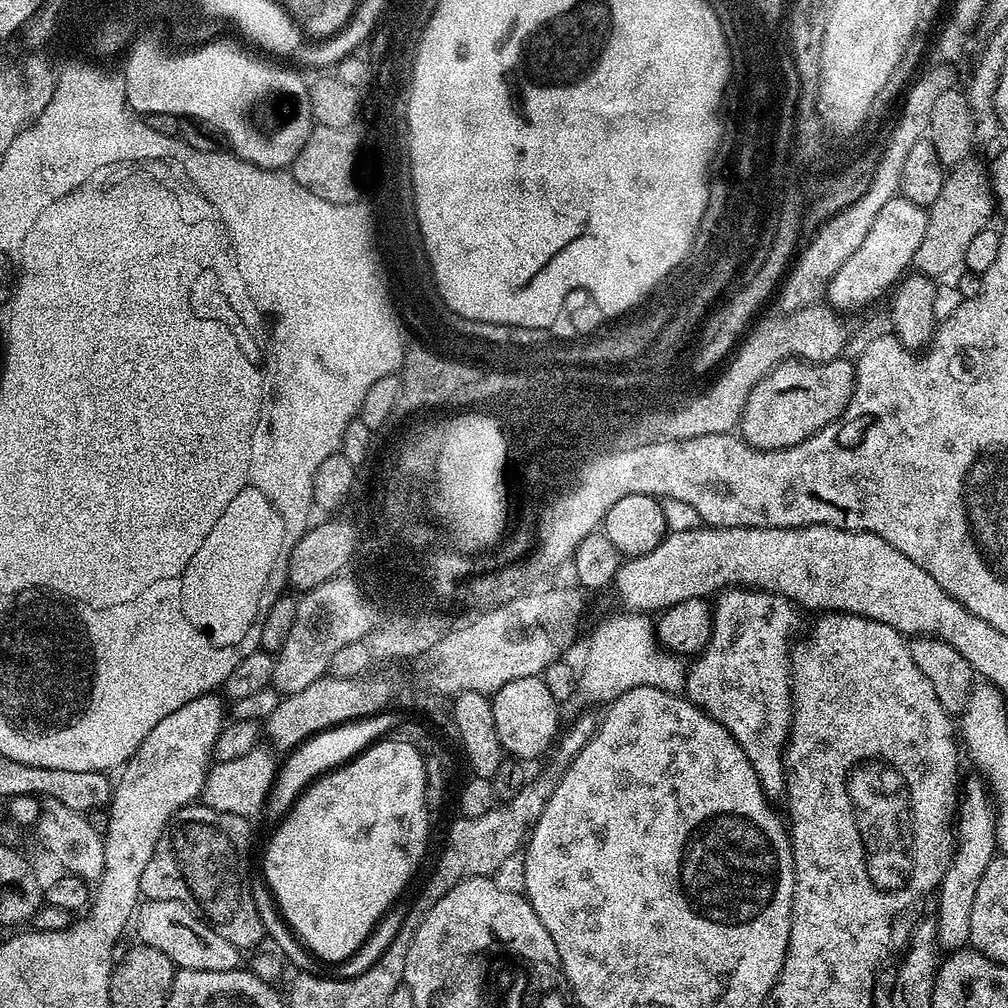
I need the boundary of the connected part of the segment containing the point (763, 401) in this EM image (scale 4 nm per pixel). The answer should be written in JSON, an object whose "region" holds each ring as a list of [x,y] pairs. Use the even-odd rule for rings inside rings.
{"region":[[[844,359],[825,364],[785,360],[767,372],[748,391],[746,406],[740,412],[738,432],[749,448],[760,448],[764,452],[792,448],[838,419],[850,402],[856,381],[853,361]]]}

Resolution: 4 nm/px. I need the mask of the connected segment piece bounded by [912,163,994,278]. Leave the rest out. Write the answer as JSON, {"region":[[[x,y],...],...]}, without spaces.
{"region":[[[969,163],[967,166],[956,166],[945,175],[944,185],[927,209],[928,225],[922,242],[912,259],[912,268],[921,276],[944,278],[951,268],[960,268],[964,262],[966,246],[978,230],[989,227],[988,220],[994,213],[994,197],[992,182],[987,171],[978,165]]]}

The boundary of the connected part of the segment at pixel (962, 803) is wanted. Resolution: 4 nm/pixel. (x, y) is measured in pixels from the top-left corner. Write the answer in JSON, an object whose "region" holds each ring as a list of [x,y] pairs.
{"region":[[[965,779],[962,791],[958,796],[956,810],[956,849],[952,852],[952,861],[942,878],[940,887],[935,893],[937,908],[934,913],[936,922],[936,940],[945,953],[960,951],[968,944],[970,938],[970,913],[974,910],[974,894],[978,894],[978,886],[997,855],[996,846],[996,810],[994,801],[983,781]]]}

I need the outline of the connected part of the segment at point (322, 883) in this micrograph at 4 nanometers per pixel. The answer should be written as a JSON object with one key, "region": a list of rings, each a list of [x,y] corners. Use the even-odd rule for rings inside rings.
{"region":[[[408,741],[404,744],[380,744],[380,748],[372,748],[372,752],[361,752],[353,756],[346,764],[323,775],[319,780],[312,781],[305,788],[304,793],[296,799],[296,805],[291,812],[275,825],[276,833],[268,840],[268,849],[264,852],[264,876],[275,899],[277,909],[284,917],[289,929],[298,937],[299,943],[309,953],[312,952],[320,960],[325,960],[329,966],[337,965],[341,960],[355,954],[364,941],[377,927],[385,913],[401,899],[404,887],[412,880],[420,859],[424,856],[424,847],[428,844],[428,815],[430,809],[426,802],[426,756],[419,748],[408,748]]]}

